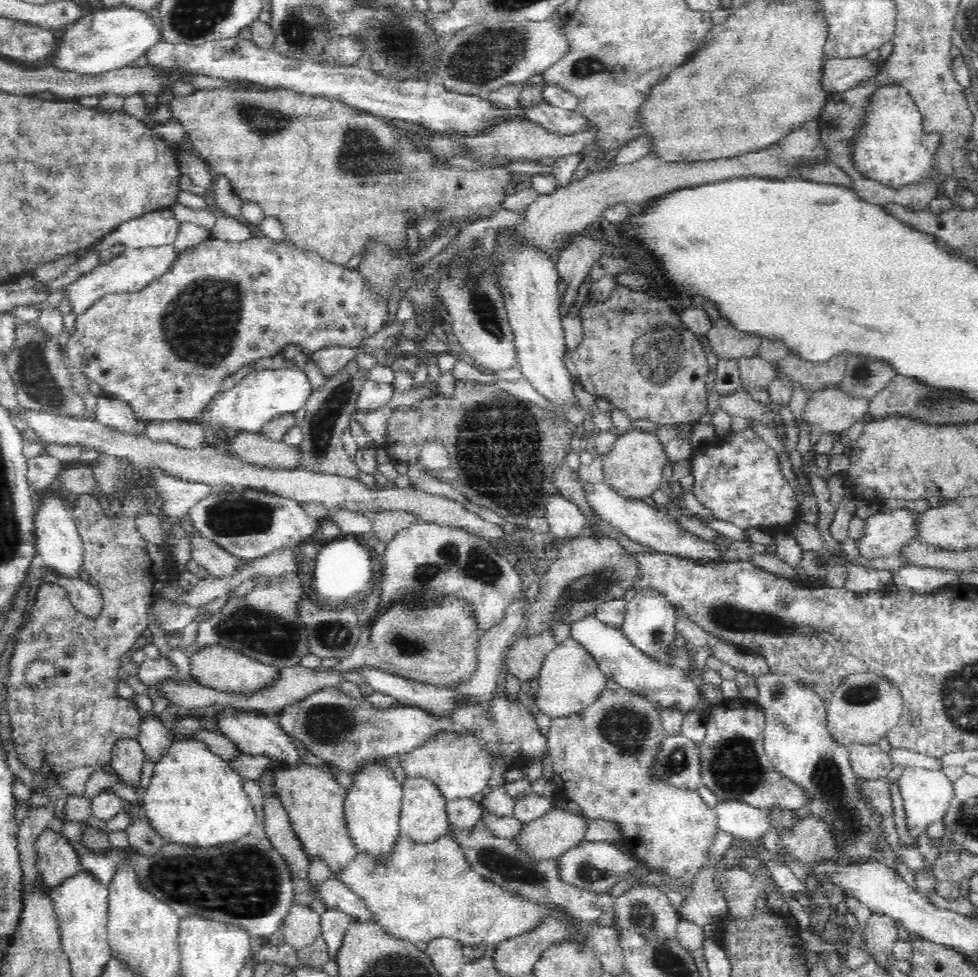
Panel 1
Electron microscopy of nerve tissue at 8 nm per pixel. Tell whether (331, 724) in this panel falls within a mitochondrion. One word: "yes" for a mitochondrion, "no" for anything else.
yes

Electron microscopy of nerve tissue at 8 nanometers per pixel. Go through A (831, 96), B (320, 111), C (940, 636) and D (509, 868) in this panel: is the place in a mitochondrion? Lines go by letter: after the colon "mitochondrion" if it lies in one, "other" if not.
A: other
B: mitochondrion
C: other
D: mitochondrion

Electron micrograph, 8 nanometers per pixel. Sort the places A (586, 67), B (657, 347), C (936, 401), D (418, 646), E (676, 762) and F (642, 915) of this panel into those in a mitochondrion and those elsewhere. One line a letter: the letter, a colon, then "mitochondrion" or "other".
A: mitochondrion
B: mitochondrion
C: mitochondrion
D: mitochondrion
E: mitochondrion
F: mitochondrion

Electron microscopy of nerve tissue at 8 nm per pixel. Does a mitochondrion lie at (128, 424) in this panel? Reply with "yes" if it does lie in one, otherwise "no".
no

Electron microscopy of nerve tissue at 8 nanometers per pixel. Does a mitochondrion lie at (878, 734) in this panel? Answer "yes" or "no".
no

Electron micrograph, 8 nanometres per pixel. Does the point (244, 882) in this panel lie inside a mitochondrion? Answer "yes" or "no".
yes

